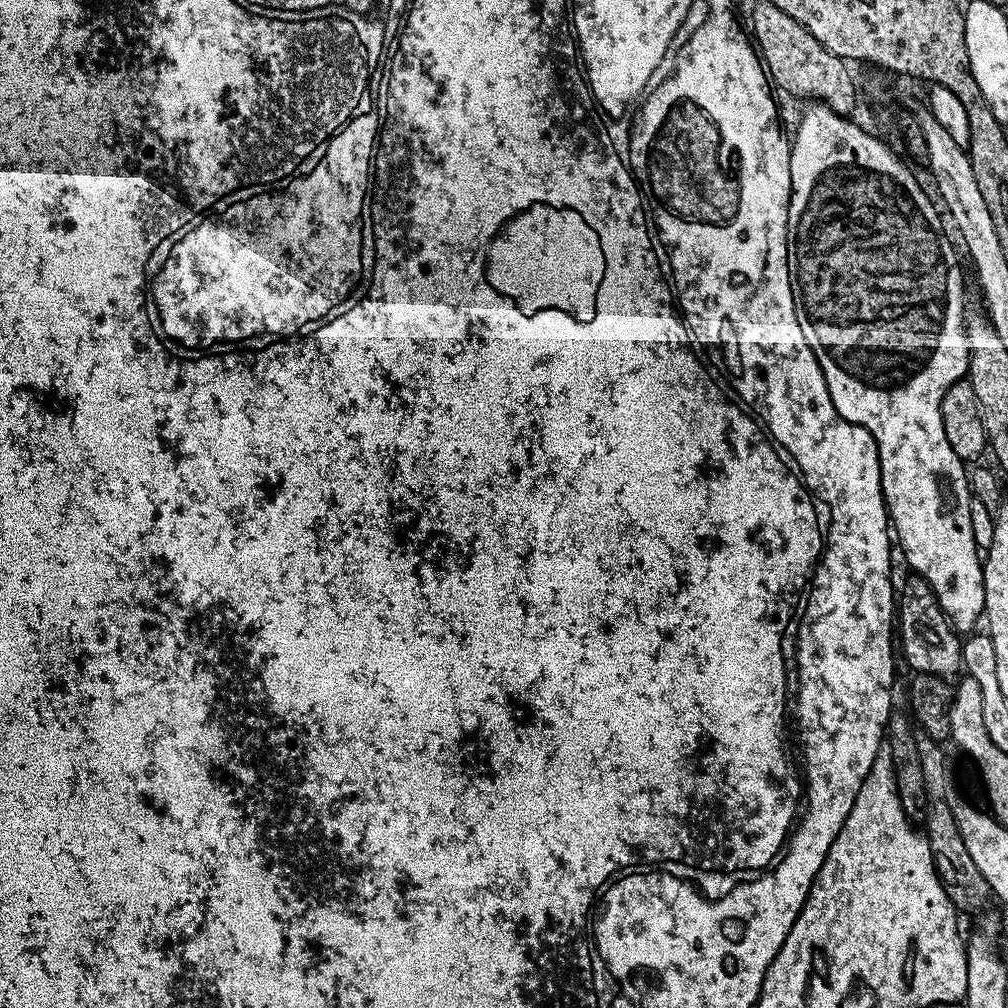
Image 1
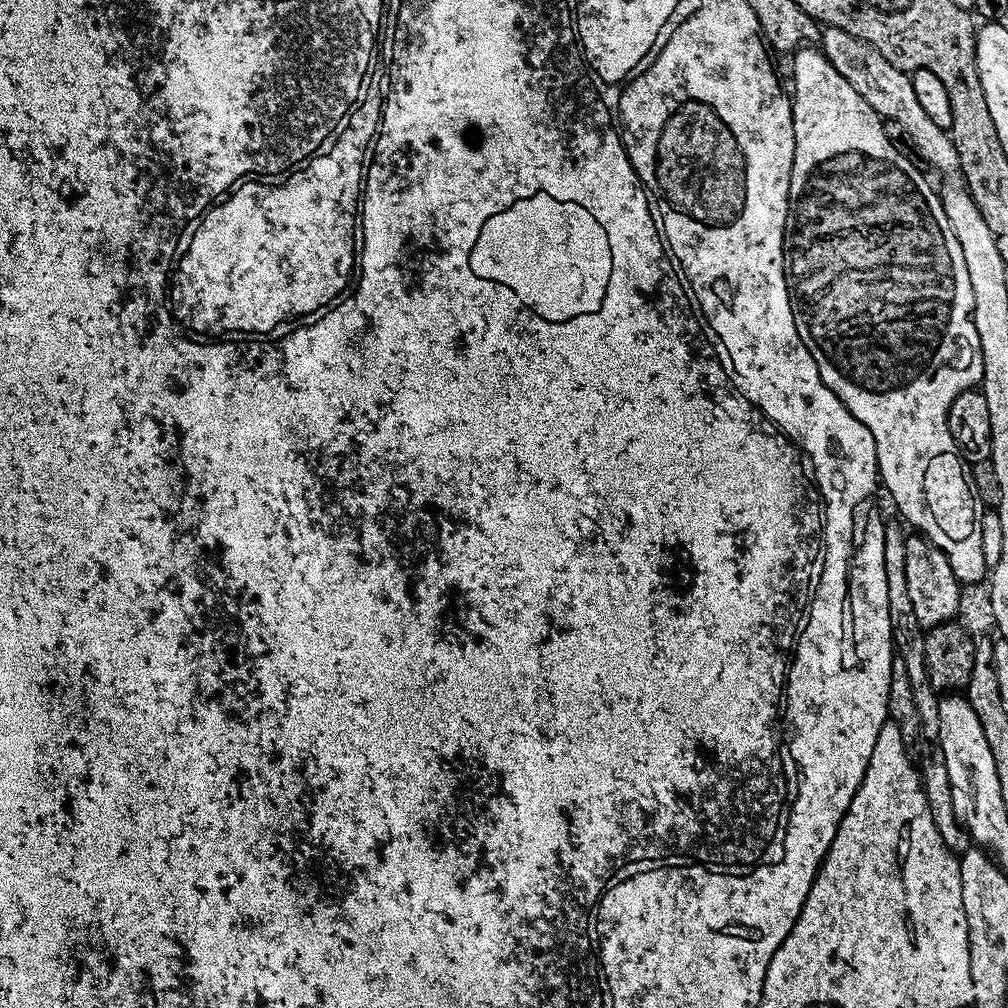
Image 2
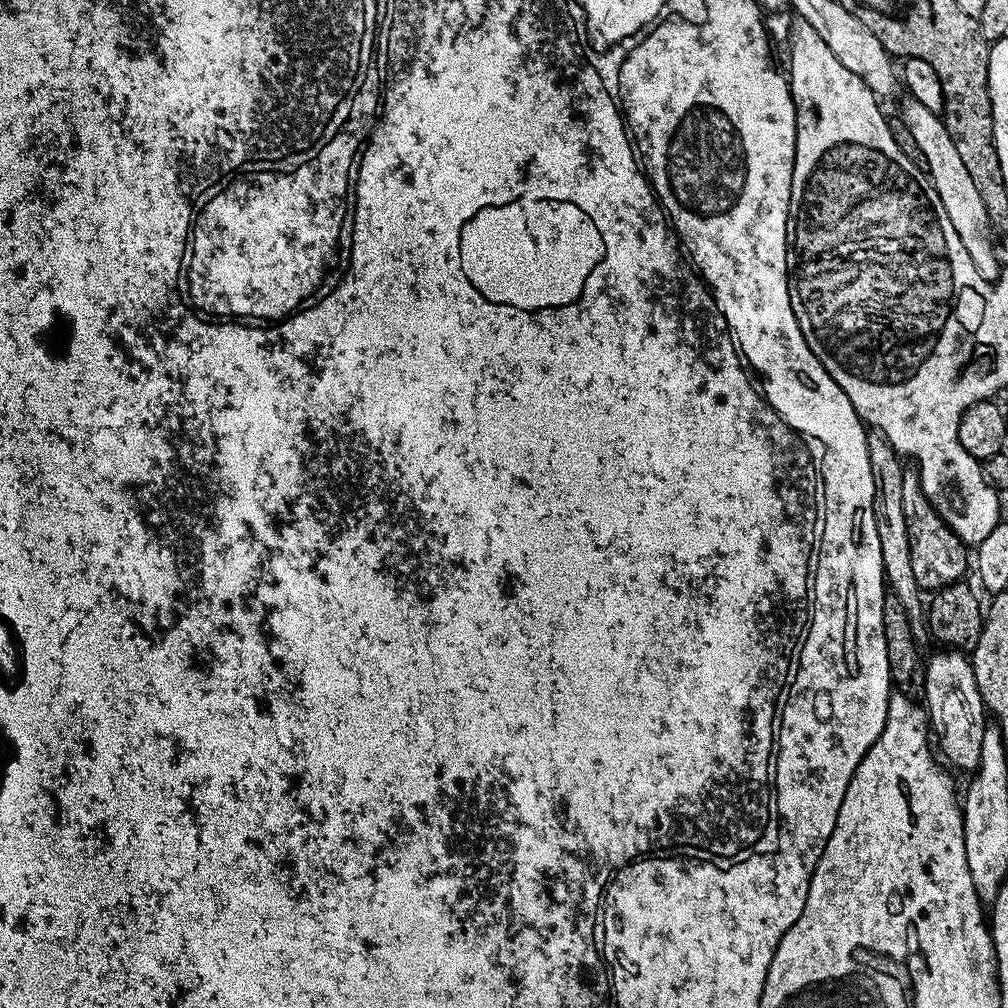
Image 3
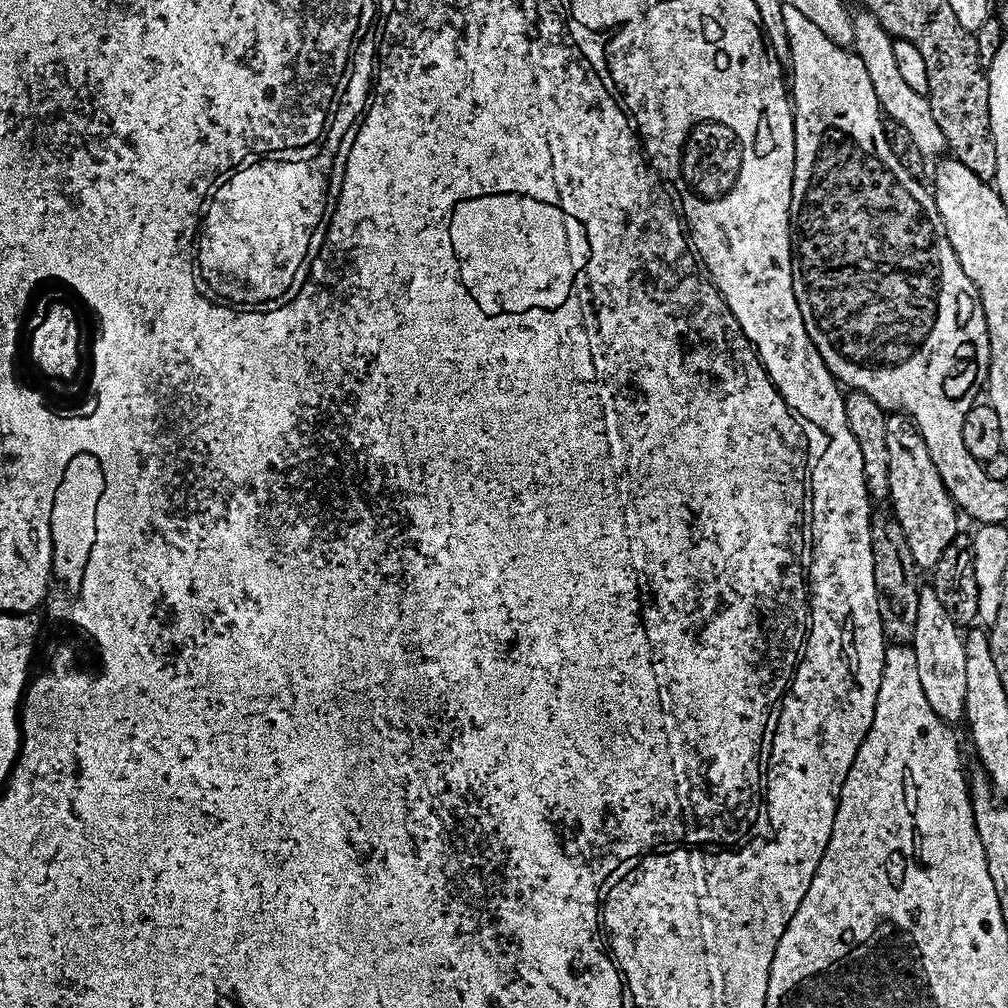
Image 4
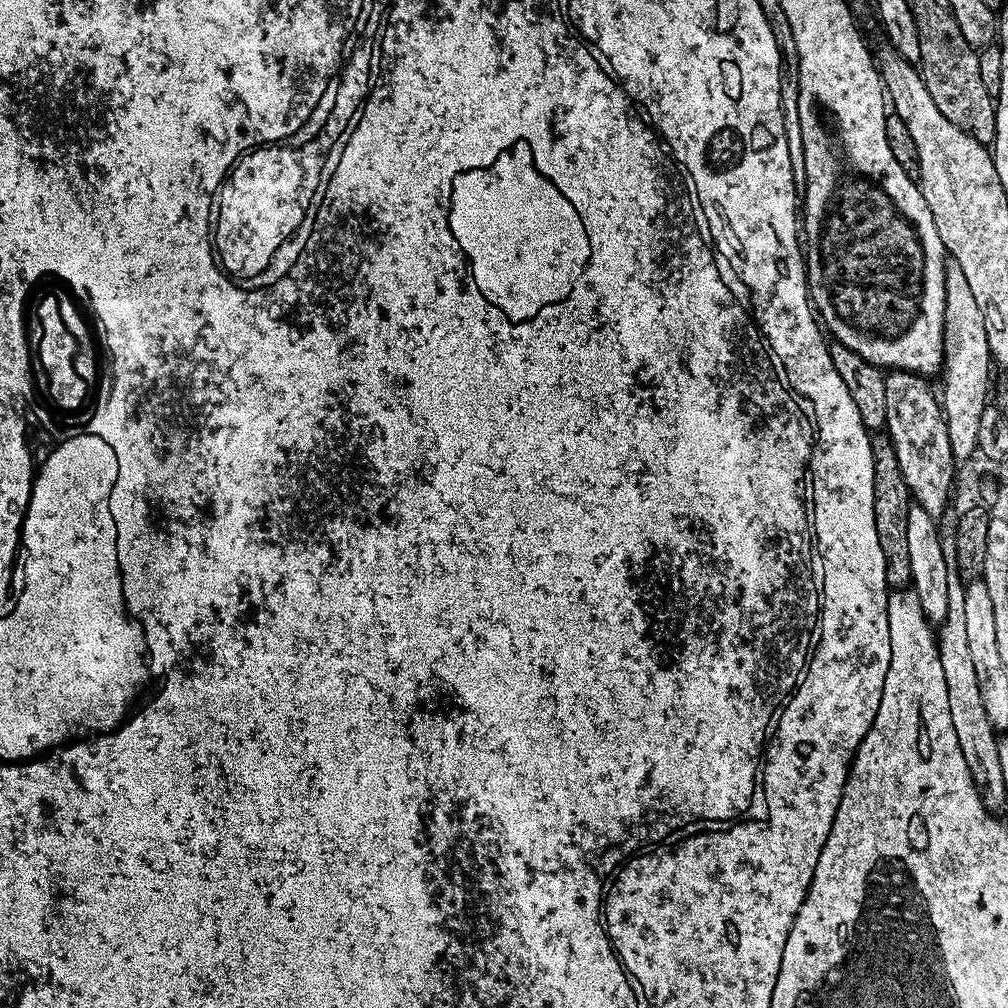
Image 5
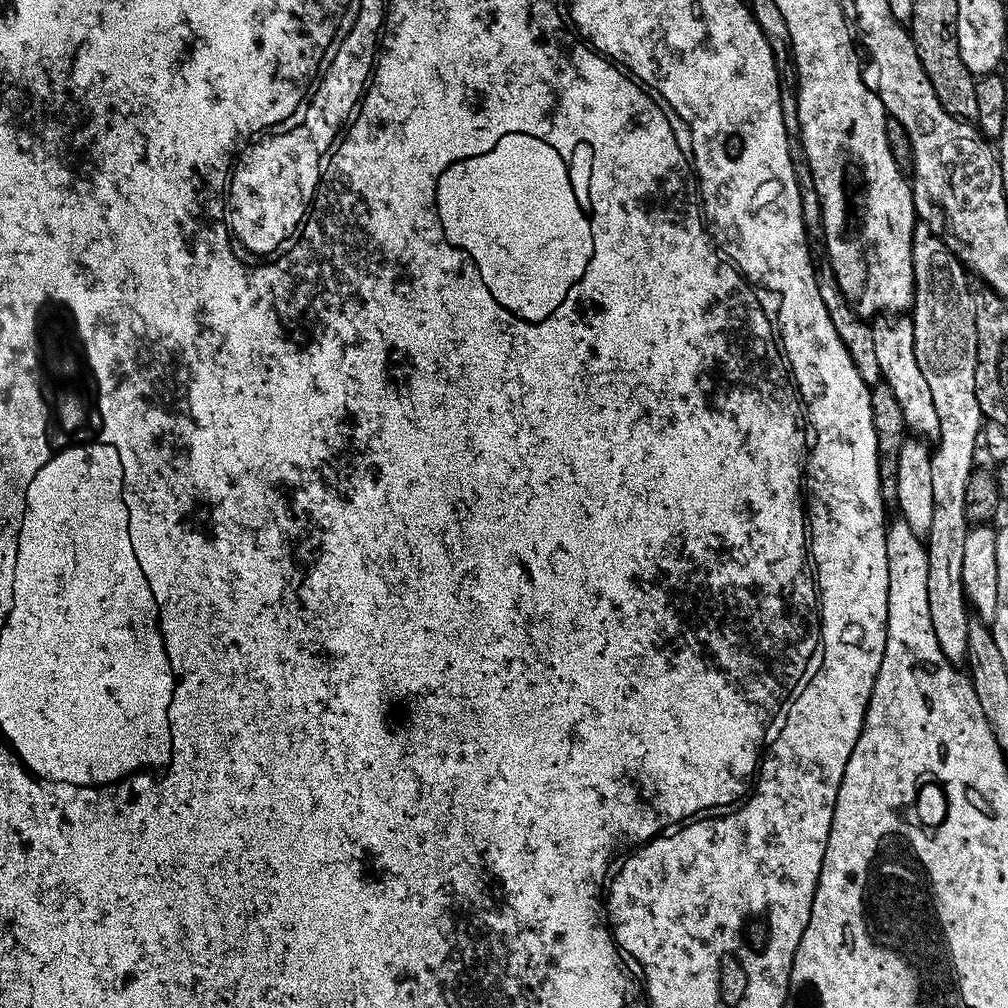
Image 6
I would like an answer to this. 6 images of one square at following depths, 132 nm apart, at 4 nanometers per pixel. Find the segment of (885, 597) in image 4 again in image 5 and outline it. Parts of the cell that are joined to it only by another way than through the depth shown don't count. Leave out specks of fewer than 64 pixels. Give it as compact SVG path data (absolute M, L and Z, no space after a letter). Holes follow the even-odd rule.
M880 430L872 436L872 457L874 458L874 526L878 530L878 546L882 546L882 554L886 558L886 578L889 585L904 586L912 578L906 522L914 497L908 491L906 478L902 478L902 470L898 466L898 454L894 452L887 431Z

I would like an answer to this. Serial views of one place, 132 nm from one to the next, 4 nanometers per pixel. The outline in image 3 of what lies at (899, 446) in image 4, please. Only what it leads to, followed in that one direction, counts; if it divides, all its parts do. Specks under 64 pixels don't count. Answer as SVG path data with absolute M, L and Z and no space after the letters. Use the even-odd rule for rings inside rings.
M905 471L902 478L902 510L906 514L906 530L910 534L910 558L914 562L914 578L918 578L921 590L939 590L947 584L965 579L964 571L970 568L969 549L956 537L943 516L929 502L920 485L920 473Z

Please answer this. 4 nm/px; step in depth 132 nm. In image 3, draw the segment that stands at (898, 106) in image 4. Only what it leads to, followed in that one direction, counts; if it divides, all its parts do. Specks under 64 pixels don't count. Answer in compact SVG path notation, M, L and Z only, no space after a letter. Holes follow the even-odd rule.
M911 98L905 101L902 117L906 126L910 128L911 136L918 142L919 149L923 151L923 156L927 157L928 179L932 181L934 190L938 190L938 198L942 198L942 207L950 217L958 238L962 238L962 246L966 246L966 254L970 254L974 270L978 270L978 274L982 274L984 280L997 280L1002 262L996 257L996 248L988 238L990 225L986 206L982 206L982 198L974 187L974 181L970 179L970 174L958 155L958 149L954 147L954 138L950 138L950 130L946 130L943 119L937 113L926 110L922 102Z

